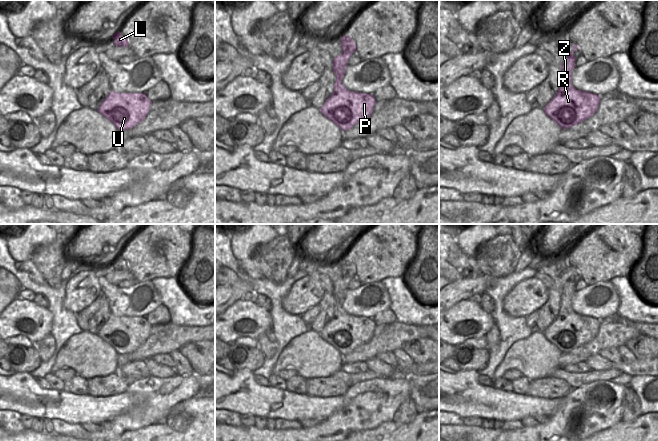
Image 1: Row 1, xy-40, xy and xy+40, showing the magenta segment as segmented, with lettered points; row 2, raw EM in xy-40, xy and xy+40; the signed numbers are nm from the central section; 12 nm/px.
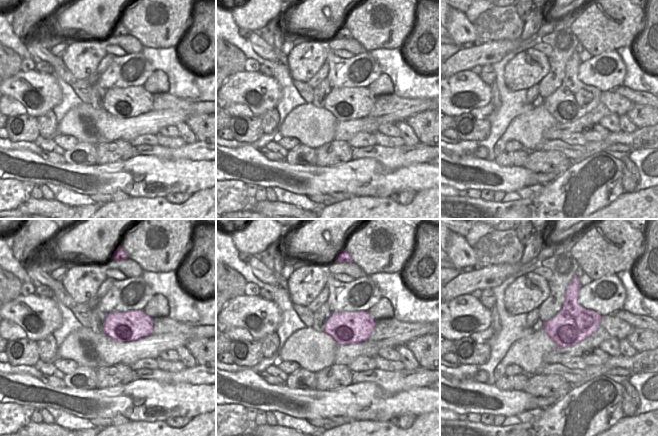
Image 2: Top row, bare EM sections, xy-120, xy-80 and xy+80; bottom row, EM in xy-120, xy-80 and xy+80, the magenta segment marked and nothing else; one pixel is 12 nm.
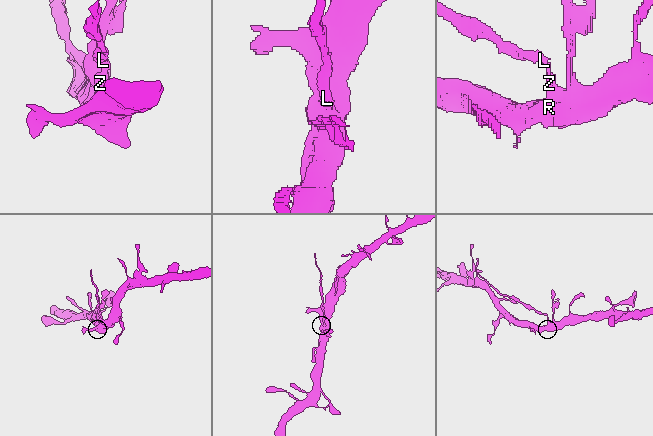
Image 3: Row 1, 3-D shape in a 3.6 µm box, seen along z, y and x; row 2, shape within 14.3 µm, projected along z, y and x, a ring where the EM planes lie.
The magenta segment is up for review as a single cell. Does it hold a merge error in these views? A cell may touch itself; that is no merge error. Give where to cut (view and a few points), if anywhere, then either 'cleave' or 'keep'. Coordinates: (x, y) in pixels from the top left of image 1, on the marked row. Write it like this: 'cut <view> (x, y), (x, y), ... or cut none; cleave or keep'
cut xy (343, 50), (351, 54); cleave

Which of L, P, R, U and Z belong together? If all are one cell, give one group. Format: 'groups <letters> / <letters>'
groups L / P R U Z

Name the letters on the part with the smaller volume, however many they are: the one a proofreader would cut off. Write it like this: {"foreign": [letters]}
{"foreign": ["L"]}

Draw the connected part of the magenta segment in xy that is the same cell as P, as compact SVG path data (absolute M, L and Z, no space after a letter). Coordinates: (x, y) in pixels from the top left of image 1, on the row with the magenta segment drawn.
M343 51L333 59L333 71L336 75L334 92L320 109L321 113L341 131L349 130L369 118L376 104L373 94L350 91L342 84L345 68L351 56L348 51Z

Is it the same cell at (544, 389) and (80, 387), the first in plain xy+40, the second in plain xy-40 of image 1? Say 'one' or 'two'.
two

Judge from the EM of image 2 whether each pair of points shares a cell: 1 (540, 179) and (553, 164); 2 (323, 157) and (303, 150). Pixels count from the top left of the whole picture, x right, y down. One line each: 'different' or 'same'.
1: different
2: different

